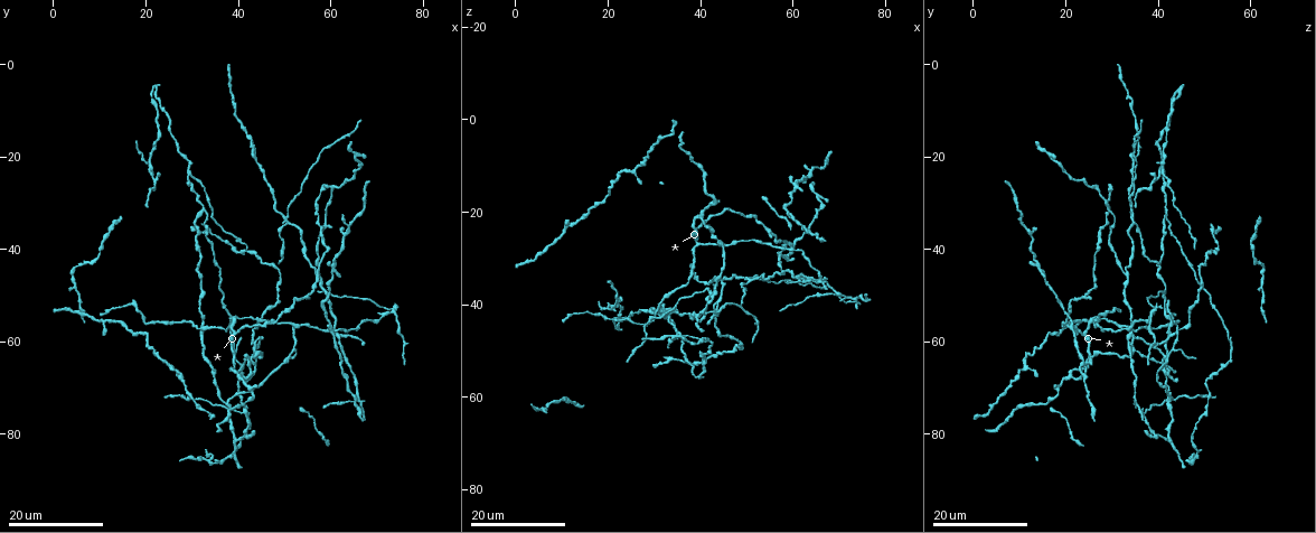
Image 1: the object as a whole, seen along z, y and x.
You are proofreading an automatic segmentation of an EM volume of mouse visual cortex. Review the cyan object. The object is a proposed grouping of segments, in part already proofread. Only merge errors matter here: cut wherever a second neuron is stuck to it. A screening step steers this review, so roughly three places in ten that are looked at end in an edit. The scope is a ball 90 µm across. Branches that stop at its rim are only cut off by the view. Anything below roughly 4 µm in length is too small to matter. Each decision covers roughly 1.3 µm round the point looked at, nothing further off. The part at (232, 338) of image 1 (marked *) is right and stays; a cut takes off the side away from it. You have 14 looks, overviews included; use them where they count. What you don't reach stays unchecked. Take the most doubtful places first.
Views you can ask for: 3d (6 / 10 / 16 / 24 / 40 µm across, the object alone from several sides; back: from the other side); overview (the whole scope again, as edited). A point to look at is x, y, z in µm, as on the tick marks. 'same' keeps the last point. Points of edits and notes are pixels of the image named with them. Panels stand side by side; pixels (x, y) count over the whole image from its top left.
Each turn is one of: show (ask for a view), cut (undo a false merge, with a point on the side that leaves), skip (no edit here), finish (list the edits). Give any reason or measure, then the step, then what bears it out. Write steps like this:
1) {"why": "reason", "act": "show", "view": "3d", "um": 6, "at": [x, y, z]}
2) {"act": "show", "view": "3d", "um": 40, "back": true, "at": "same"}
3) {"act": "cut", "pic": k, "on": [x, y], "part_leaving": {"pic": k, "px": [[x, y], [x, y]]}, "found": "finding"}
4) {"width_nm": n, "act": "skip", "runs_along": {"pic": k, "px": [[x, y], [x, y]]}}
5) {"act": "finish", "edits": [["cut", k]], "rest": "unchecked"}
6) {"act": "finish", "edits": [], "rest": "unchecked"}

{"why": "branch point", "act": "show", "view": "3d", "um": 16, "at": [39.5, 81.0, 42.5]}

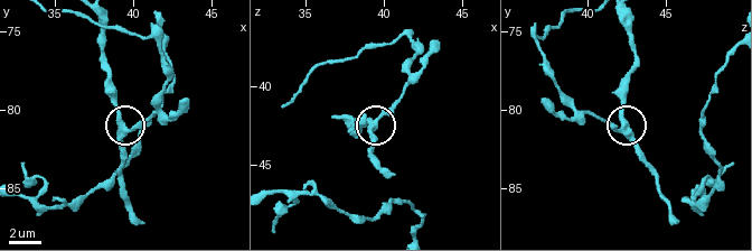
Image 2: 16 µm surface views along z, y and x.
{"why": "closer look", "act": "show", "view": "3d", "um": 6, "at": [39.8, 81.4, 42.2]}

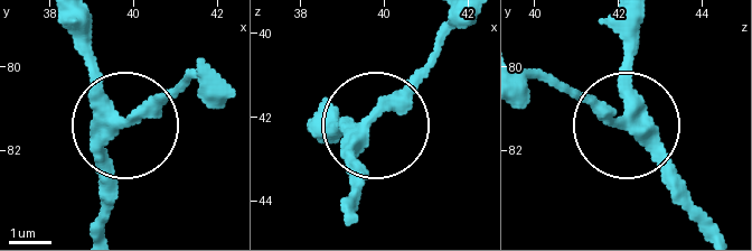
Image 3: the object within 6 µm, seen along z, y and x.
{"width_nm": 290, "act": "skip", "found": "continuous, no second neuron"}

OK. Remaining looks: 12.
{"act": "show", "view": "3d", "um": 16, "at": [73.5, 53.5, 39.0]}

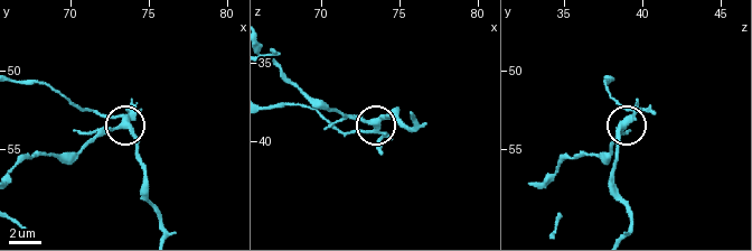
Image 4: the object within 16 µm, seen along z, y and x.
{"why": "zoom in", "act": "show", "view": "3d", "um": 6, "at": [73.6, 53.4, 38.8]}

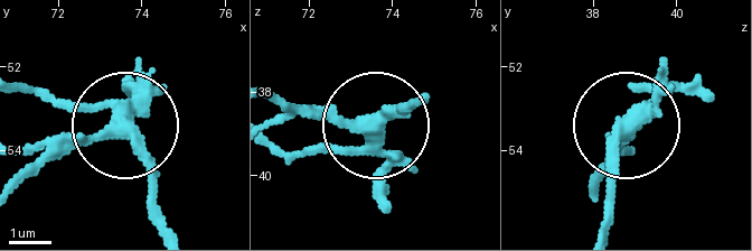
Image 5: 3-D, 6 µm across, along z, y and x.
{"side_arm_um": 13, "act": "cut", "pic": 5, "on": [154, 191], "part_leaving": {"pic": 5, "px": [[135, 138], [157, 231]]}, "found": "two neurons meet here"}

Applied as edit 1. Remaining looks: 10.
{"why": "redraw", "act": "show", "view": "overview"}

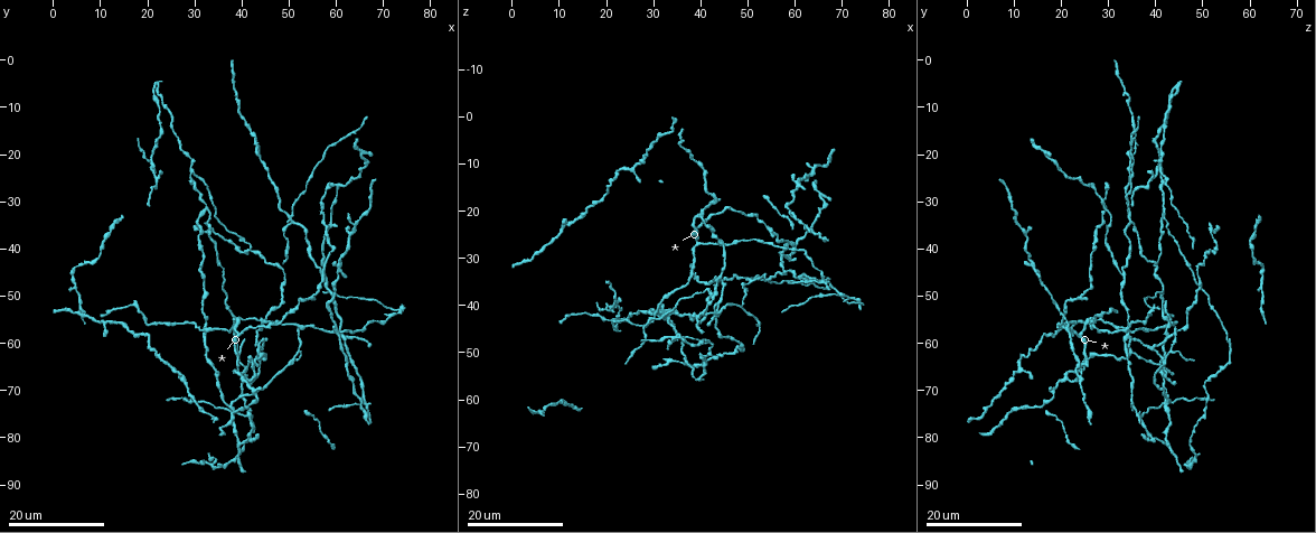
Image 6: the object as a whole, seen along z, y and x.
{"why": "branch point", "act": "show", "view": "3d", "um": 24, "at": [52.5, 62.0, 43.0]}

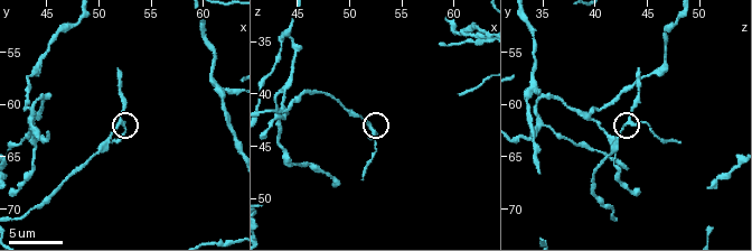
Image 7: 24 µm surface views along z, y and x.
{"act": "show", "view": "3d", "um": 10, "at": [52.0, 61.2, 43.2]}

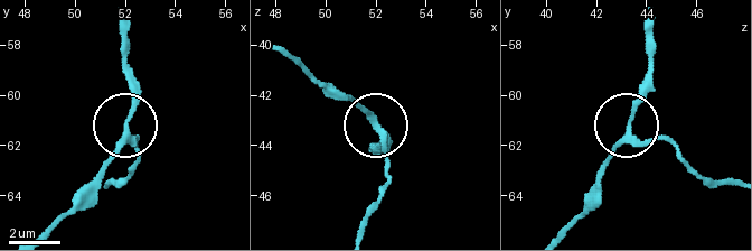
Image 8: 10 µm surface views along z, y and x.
{"width_nm": 210, "act": "skip", "runs_along": {"pic": 8, "px": [[50, 231], [125, 128], [133, 72]]}, "found": "continuous, no second neuron"}

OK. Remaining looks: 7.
{"why": "small branch off a trunk", "act": "show", "view": "3d", "um": 10, "at": [62.2, 58.8, 34.0]}

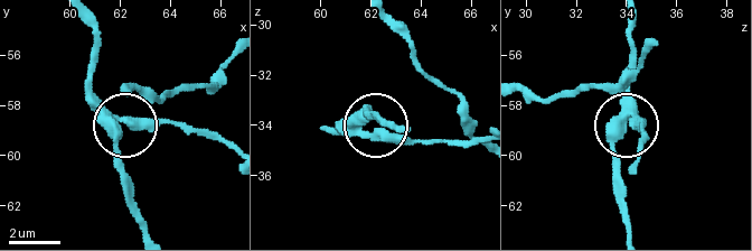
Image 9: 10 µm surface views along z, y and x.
{"side_arm_um": 6, "act": "skip", "runs_along": {"pic": 9, "px": [[328, 129], [379, 129], [441, 142]]}, "found": "all the same neuron"}

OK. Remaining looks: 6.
{"why": "three arms meet", "act": "show", "view": "3d", "um": 16, "at": [50.5, 32.5, 34.0]}

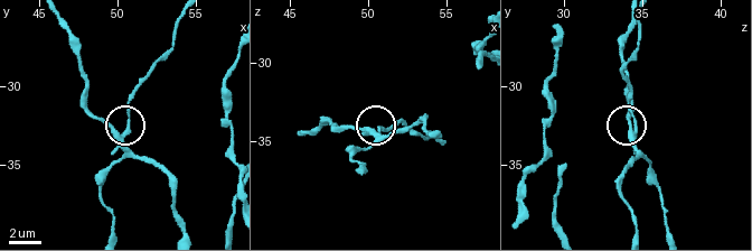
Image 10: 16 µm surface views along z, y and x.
{"act": "show", "view": "3d", "um": 6, "at": [50.6, 33.0, 34.6]}

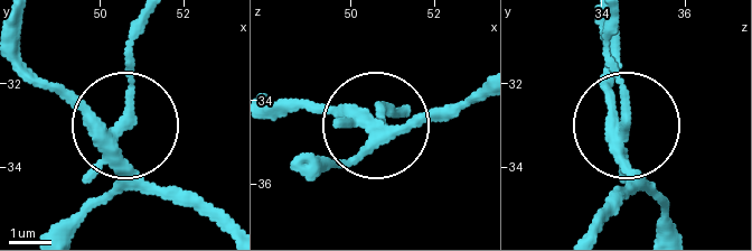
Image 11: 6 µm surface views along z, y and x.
{"arms": 3, "act": "cut", "pic": 11, "on": [131, 91], "found": "two neurons meet here"}

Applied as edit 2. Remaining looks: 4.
{"why": "three-way junction", "act": "show", "view": "3d", "um": 24, "at": [57.0, 35.0, 29.0]}

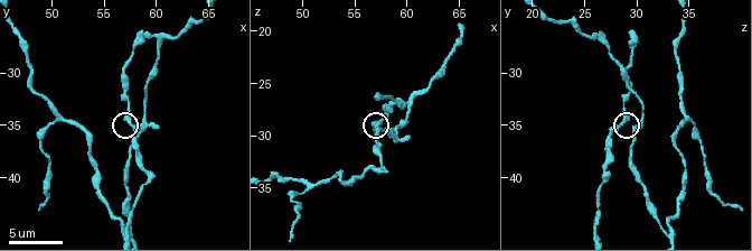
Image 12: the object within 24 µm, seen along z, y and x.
{"act": "show", "view": "3d", "um": 10, "at": [57.2, 34.8, 28.6]}

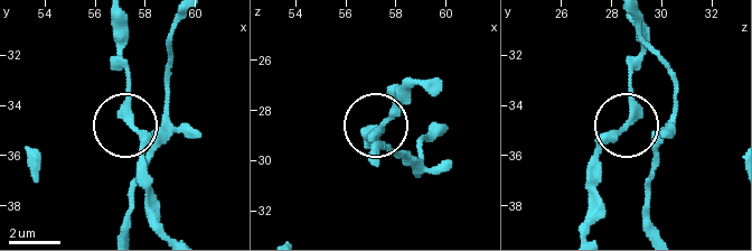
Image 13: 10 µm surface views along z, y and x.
{"why": "closer look", "act": "show", "view": "3d", "um": 6, "at": [57.3, 34.5, 28.7]}

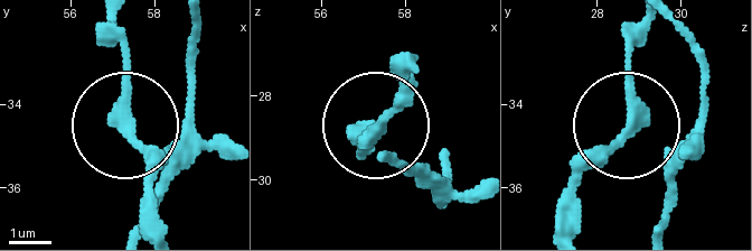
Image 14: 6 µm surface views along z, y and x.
{"width_nm": 240, "act": "skip", "runs_along": {"pic": 14, "px": [[160, 230], [153, 165], [121, 111], [114, 19]]}, "found": "continuous, no second neuron"}

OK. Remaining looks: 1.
{"act": "finish", "edits": [["cut", 5], ["cut", 11]], "rest": "unchecked"}

